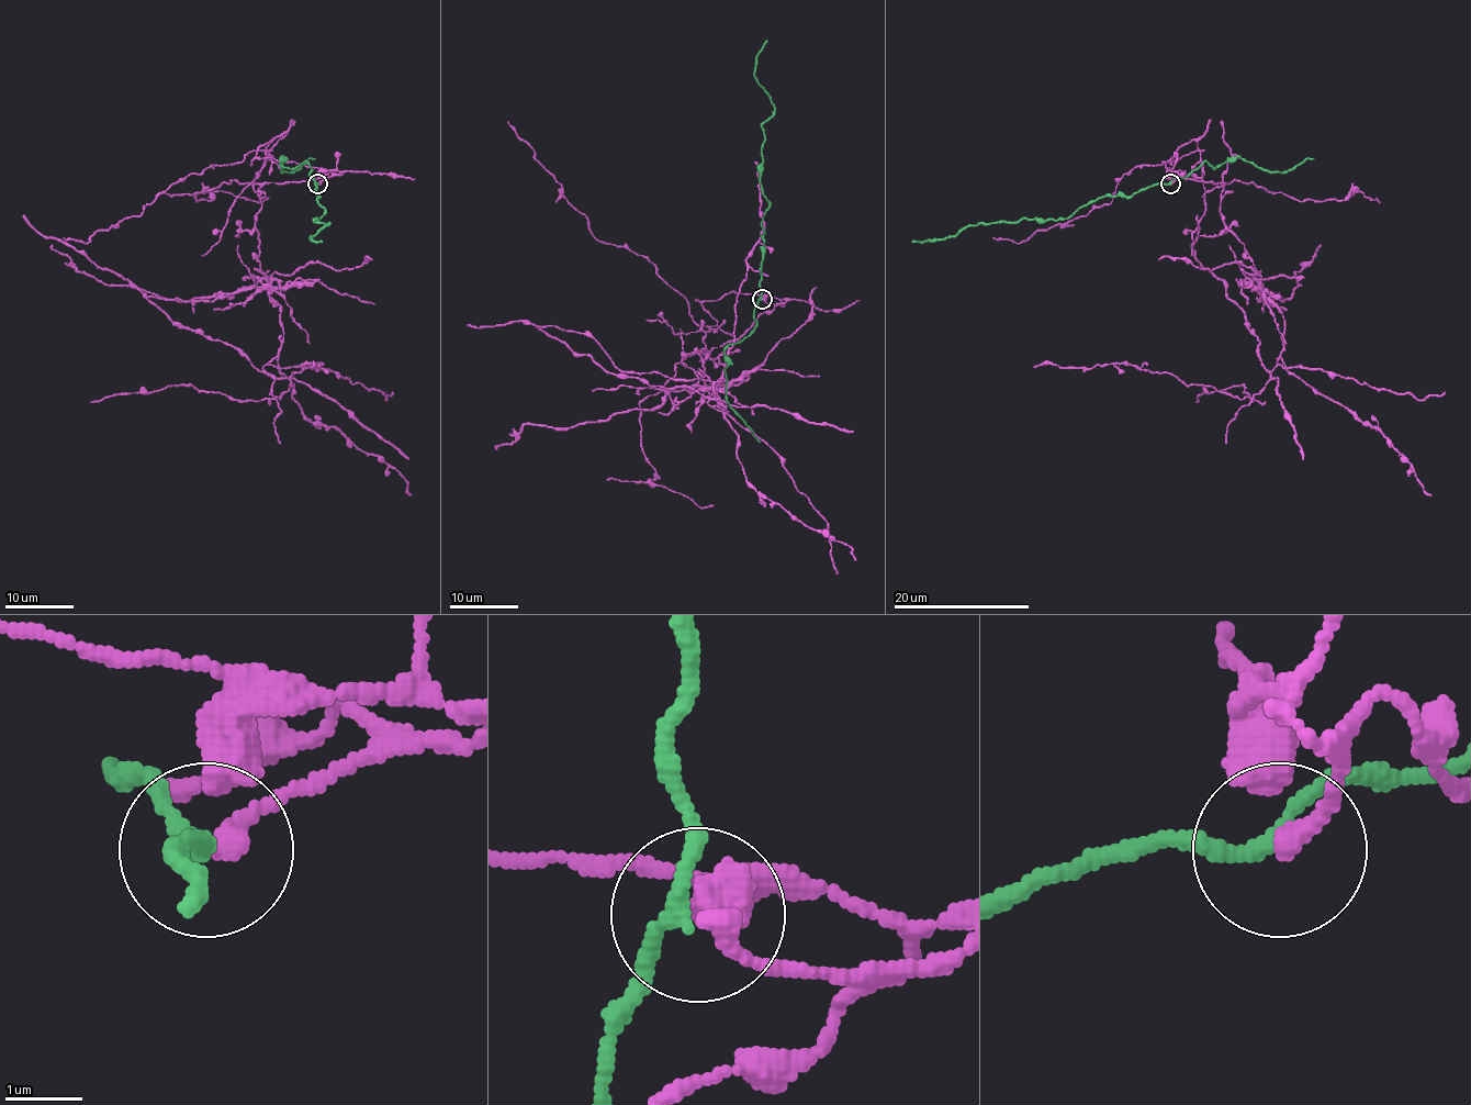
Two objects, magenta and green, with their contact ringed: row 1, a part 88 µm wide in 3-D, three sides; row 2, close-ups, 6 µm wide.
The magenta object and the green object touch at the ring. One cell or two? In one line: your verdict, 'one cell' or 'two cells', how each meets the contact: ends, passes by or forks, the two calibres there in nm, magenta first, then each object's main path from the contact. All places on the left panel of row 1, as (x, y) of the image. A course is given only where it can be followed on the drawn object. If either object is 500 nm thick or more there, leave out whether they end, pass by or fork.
two cells; magenta passes by; green passes by; calibres 200 and 200 nm; course magenta (317, 185), (329, 170), (255, 185), (258, 261), (280, 317), (264, 371), (23, 215); course green (316, 185), (317, 201), (325, 212), (316, 220), (329, 223), (310, 238), (323, 243)

